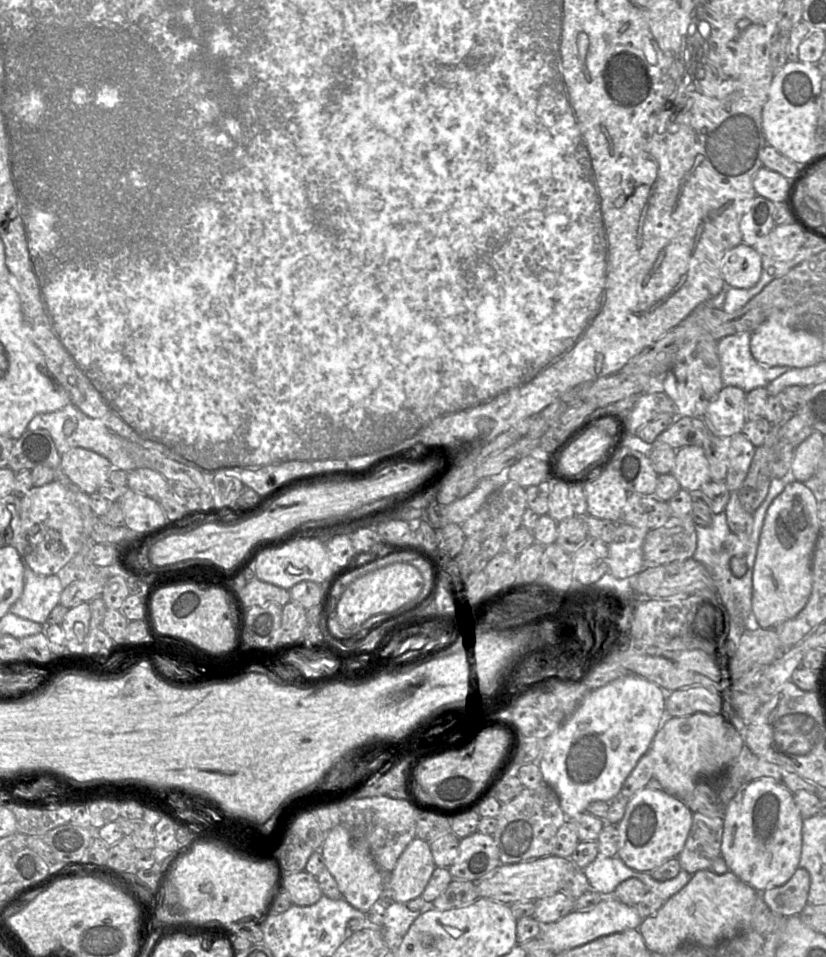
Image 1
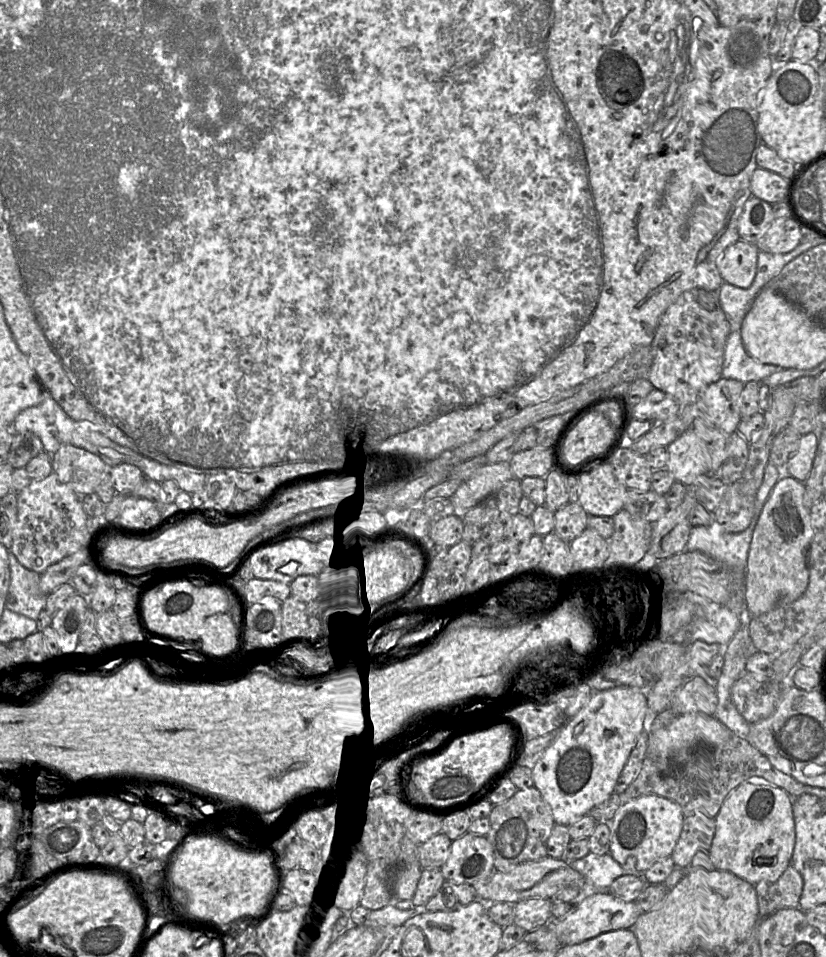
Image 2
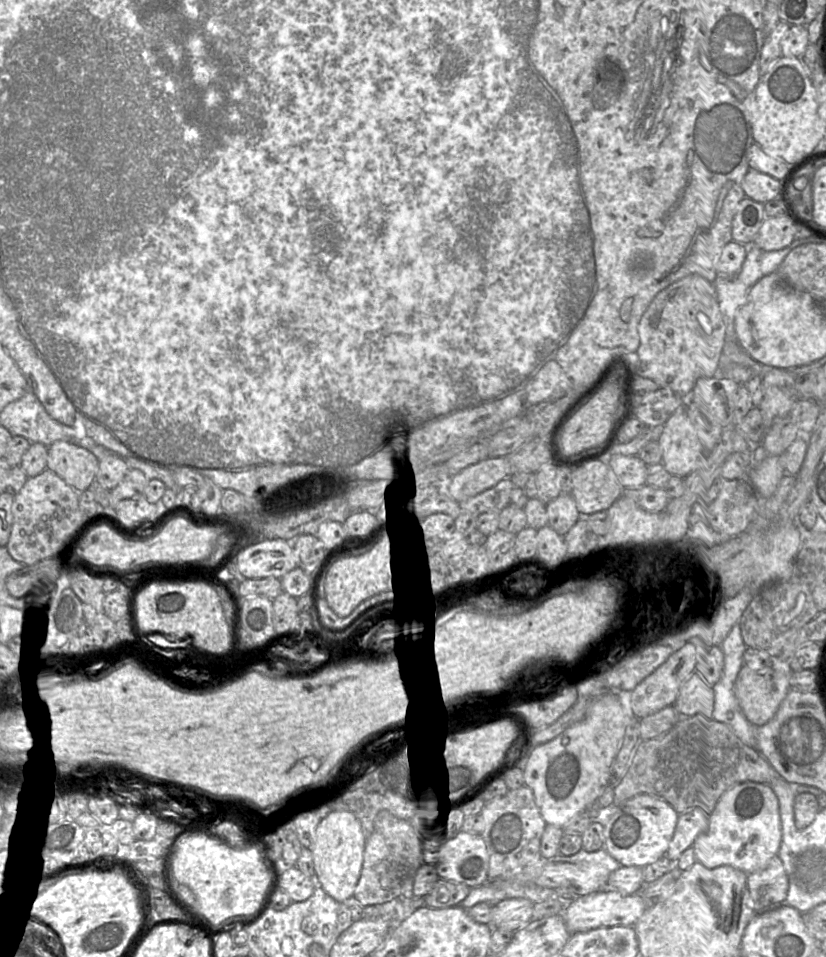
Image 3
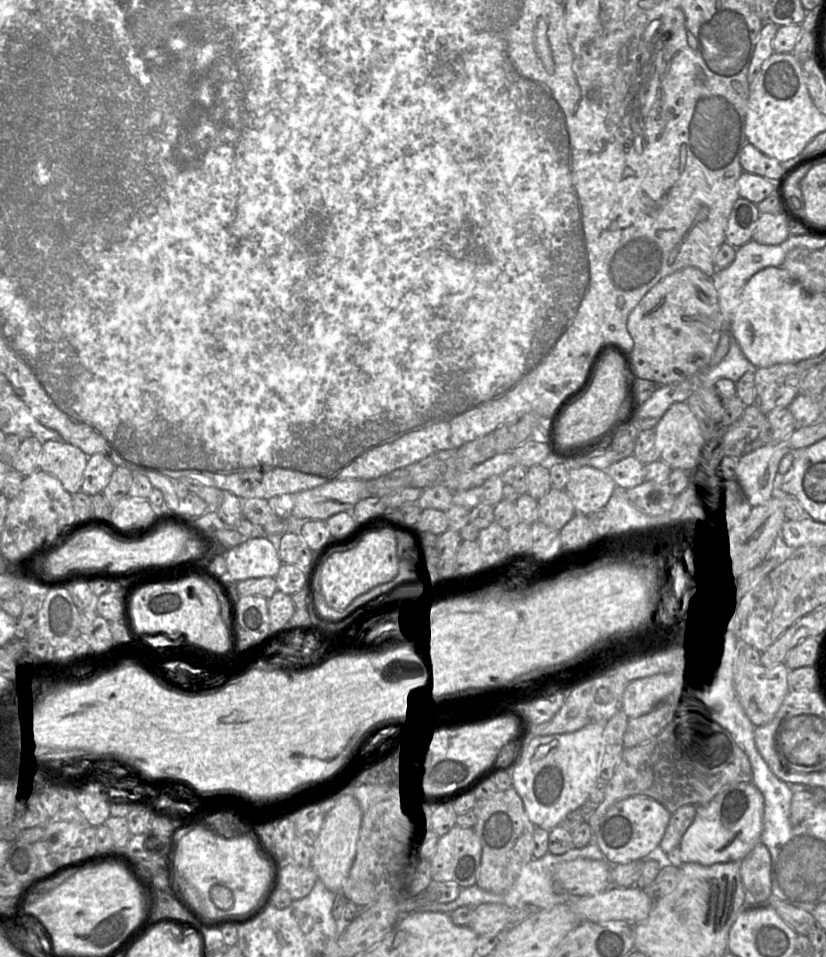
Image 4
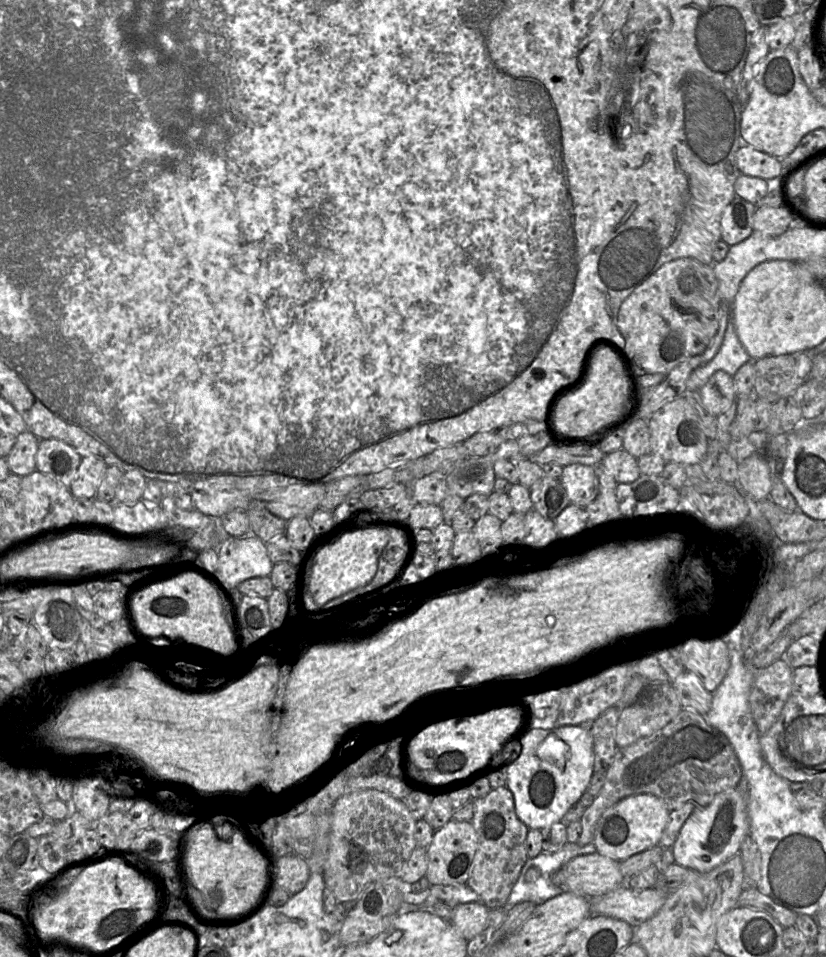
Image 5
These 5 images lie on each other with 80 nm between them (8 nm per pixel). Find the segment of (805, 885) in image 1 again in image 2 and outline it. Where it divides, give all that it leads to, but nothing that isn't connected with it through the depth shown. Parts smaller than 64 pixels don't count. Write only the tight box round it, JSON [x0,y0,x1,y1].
[754,866,803,918]

